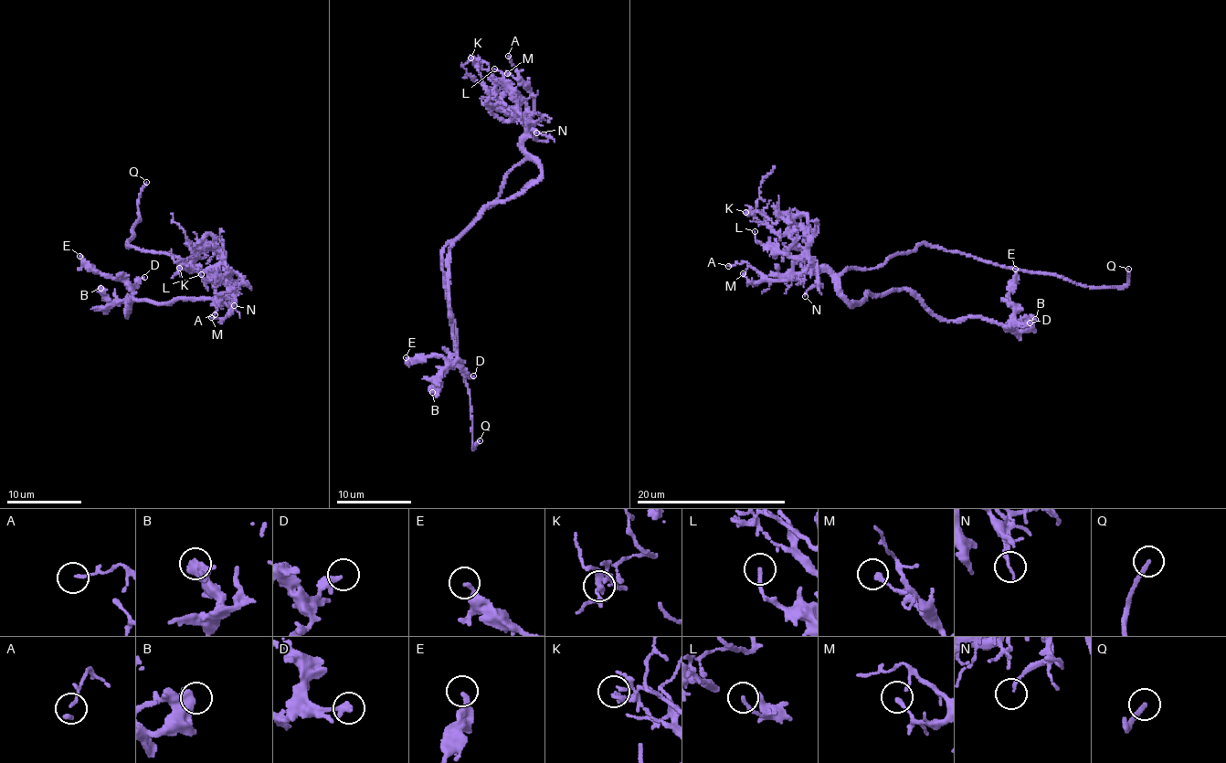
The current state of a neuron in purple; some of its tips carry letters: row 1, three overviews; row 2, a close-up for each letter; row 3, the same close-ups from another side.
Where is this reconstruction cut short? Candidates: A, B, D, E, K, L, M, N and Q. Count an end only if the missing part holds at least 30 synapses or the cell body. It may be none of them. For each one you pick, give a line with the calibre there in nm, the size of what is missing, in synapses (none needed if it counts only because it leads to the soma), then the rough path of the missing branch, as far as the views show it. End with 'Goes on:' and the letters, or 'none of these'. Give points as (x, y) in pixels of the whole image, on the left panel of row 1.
Q: 190 nm | (146, 182), (156, 154), (155, 140), (148, 133)
Goes on: Q

